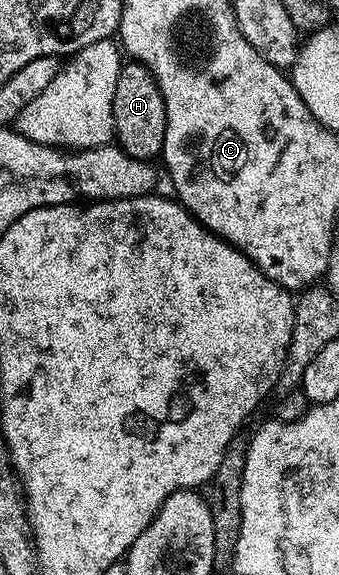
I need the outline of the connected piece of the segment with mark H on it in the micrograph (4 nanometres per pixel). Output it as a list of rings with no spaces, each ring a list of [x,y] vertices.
[[[140,62],[123,63],[113,97],[113,124],[117,145],[126,154],[142,161],[151,161],[161,155],[167,130],[164,98],[151,70]]]

